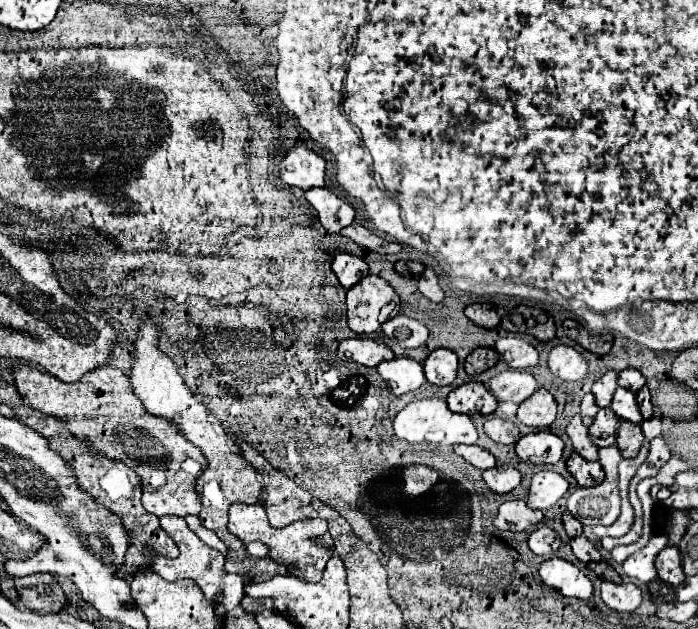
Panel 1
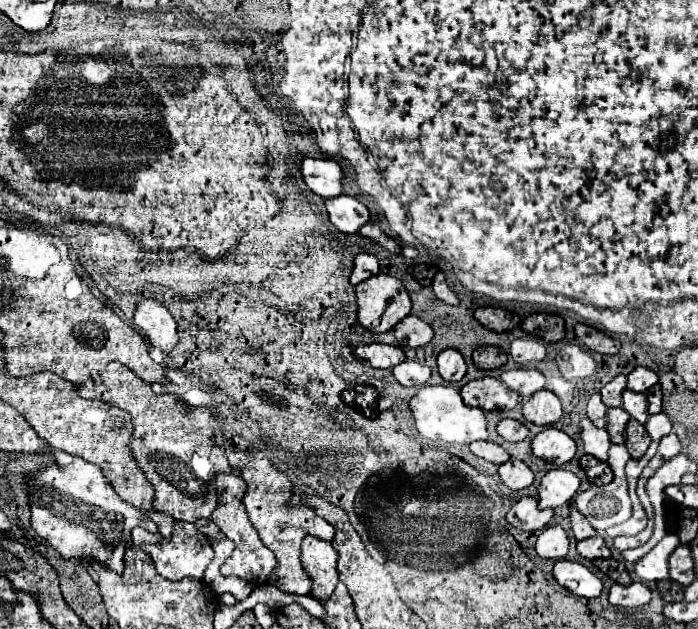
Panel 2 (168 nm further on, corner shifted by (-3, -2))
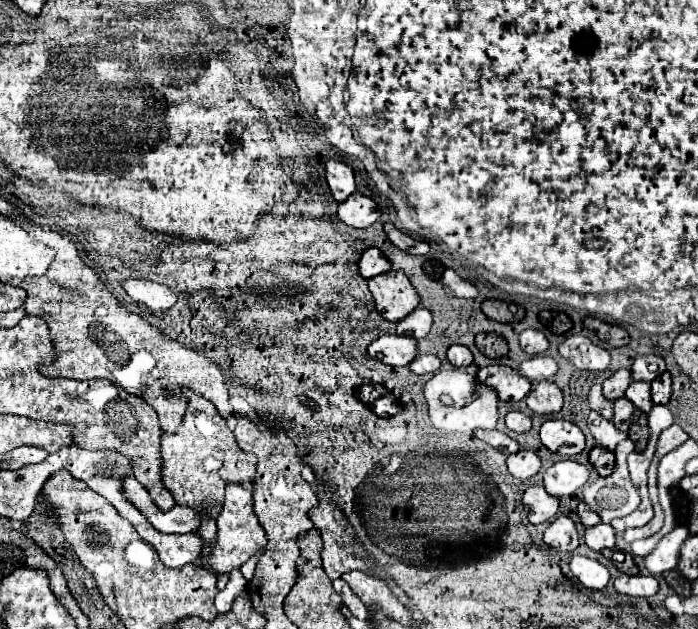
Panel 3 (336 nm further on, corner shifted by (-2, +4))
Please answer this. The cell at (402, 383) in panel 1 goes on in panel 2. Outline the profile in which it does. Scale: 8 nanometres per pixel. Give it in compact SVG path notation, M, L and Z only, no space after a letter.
M405 360L405 362L397 364L397 366L393 366L391 372L393 372L393 376L397 378L397 382L401 386L417 386L417 388L421 388L431 378L431 368L421 364L421 362L413 362L413 360Z

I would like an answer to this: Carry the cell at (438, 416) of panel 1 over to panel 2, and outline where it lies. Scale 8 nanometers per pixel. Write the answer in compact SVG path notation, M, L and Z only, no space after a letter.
M451 384L423 386L409 400L409 410L413 412L413 422L415 422L417 432L427 440L441 440L447 444L469 444L475 440L487 440L485 412L465 406L461 400L459 388Z

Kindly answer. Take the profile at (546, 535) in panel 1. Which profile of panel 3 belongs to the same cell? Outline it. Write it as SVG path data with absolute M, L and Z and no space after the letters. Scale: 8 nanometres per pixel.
M558 516L544 532L544 542L560 552L572 552L578 548L578 532L568 516Z

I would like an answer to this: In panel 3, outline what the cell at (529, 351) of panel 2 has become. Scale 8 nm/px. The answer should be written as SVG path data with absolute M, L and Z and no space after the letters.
M524 330L520 334L520 346L530 356L544 354L548 348L548 338L540 330Z

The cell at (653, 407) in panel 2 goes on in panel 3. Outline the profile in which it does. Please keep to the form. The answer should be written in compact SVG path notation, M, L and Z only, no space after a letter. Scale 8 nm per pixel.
M664 372L658 376L658 380L652 380L652 400L654 404L668 404L672 394L672 376L670 372Z

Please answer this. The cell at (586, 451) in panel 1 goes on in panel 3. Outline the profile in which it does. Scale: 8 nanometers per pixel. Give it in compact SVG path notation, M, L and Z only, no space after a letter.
M590 412L588 416L588 428L594 436L594 440L600 444L600 446L606 446L610 450L614 450L618 446L618 442L626 440L628 436L624 432L620 432L610 420L598 416L596 412Z

